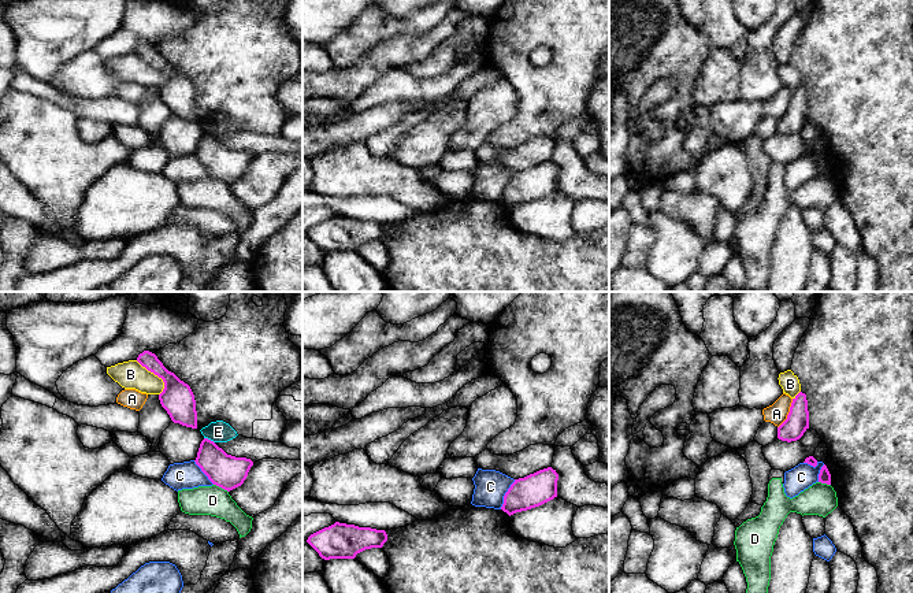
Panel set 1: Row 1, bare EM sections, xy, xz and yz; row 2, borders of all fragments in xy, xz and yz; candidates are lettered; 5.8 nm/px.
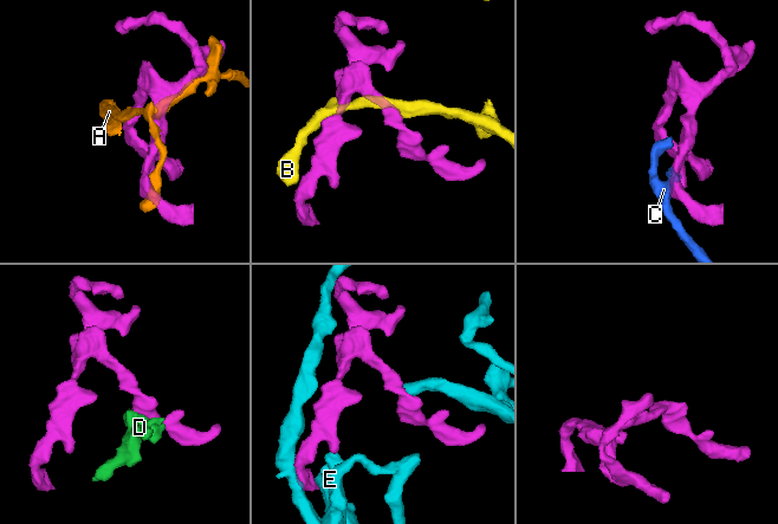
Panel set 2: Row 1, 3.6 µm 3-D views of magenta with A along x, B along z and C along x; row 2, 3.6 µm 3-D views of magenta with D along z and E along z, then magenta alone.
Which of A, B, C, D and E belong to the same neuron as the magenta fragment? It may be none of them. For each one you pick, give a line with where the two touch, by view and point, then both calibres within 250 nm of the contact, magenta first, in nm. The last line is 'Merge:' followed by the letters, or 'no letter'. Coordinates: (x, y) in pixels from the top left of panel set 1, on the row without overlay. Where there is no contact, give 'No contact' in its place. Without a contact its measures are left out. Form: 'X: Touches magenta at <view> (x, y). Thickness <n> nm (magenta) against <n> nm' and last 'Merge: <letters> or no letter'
Merge: no letter

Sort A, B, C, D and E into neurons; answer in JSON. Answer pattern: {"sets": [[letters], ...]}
{"sets": [["A"], ["B"], ["C"], ["D"], ["E"]]}

